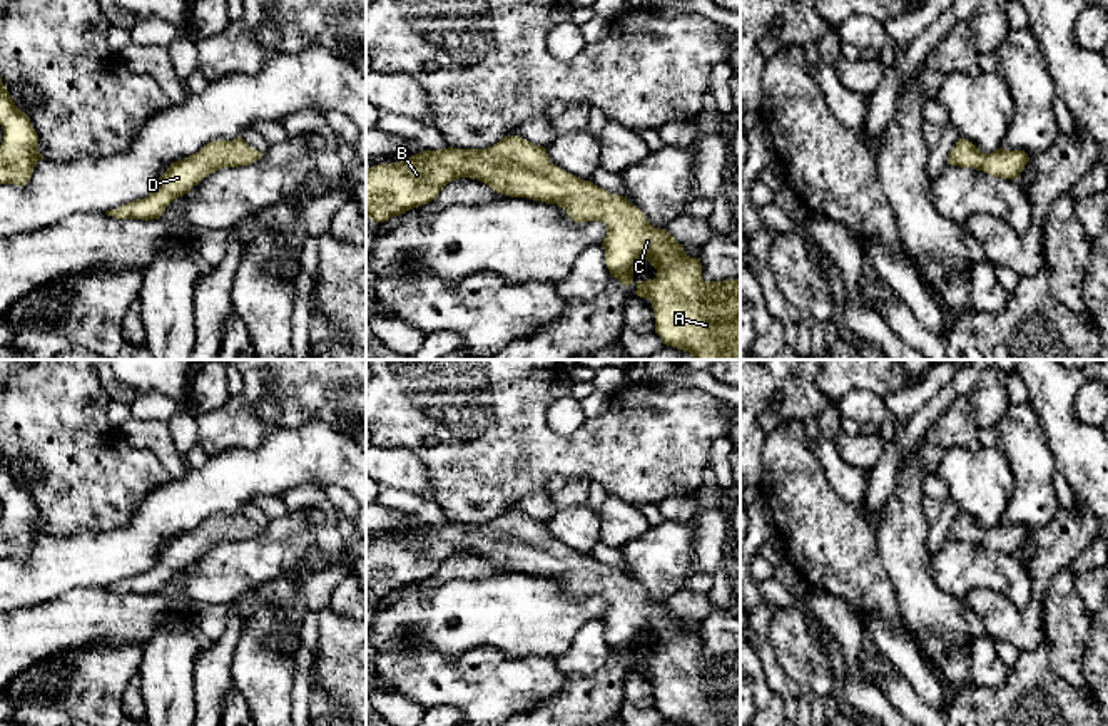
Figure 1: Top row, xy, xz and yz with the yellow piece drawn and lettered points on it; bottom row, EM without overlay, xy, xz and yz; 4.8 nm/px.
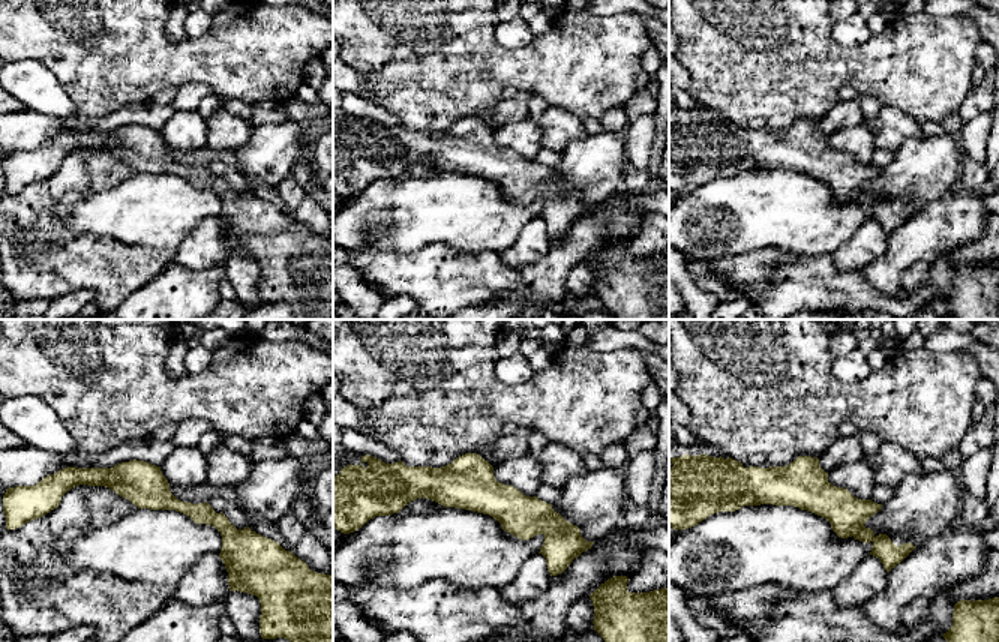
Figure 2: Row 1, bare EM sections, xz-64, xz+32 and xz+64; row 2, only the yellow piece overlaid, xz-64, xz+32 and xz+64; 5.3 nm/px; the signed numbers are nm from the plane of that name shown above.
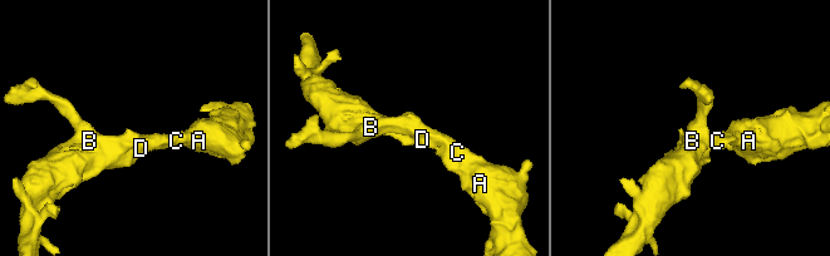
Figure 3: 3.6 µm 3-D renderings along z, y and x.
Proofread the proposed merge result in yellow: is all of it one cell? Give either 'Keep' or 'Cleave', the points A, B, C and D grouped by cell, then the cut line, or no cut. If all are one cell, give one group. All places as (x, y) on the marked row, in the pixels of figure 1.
Keep. Groups: A B C D. No split

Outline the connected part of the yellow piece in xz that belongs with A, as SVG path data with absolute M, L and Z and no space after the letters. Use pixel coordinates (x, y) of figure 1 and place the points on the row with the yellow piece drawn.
M505 135L486 149L423 151L401 162L378 164L366 171L366 214L376 222L429 204L440 191L460 177L478 179L510 197L557 204L575 222L600 221L607 226L602 243L605 264L622 284L633 284L642 259L655 269L653 279L638 281L635 294L652 301L655 333L663 345L689 351L694 360L740 360L740 279L704 281L702 263L690 258L667 229L653 228L627 197L610 194L555 166L546 149L520 135Z

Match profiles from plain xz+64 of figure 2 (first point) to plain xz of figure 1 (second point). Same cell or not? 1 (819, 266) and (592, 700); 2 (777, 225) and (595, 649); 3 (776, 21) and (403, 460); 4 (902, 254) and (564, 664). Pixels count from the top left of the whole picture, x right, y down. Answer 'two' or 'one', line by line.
1: two
2: two
3: two
4: two

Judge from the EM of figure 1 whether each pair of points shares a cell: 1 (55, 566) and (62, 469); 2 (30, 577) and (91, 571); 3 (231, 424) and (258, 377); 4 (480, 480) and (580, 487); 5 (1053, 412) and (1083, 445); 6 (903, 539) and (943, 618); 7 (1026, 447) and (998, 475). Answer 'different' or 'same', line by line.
1: different
2: same
3: same
4: different
5: same
6: same
7: different

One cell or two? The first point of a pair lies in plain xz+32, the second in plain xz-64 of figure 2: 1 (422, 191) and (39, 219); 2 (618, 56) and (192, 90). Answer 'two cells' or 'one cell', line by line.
1: two cells
2: two cells

